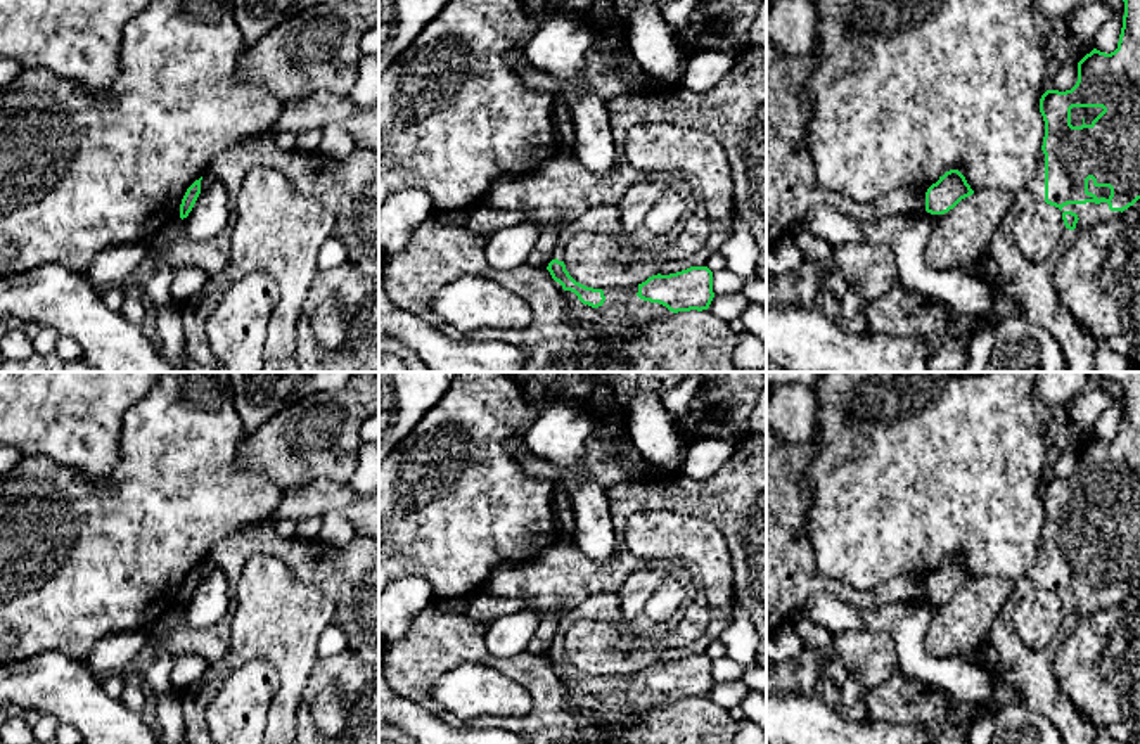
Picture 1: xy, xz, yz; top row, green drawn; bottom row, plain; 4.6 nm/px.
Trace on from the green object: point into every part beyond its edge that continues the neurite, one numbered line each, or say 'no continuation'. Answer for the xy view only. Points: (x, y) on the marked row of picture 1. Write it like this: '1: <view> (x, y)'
no continuation

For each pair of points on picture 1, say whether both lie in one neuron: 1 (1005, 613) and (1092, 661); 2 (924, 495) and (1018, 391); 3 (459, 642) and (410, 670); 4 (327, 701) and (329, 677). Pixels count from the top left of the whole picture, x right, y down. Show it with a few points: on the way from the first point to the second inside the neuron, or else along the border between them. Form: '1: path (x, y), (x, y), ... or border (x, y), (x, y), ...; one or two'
1: border (1054, 649), (1052, 672), (1061, 689); two
2: path (945, 469), (992, 417); one
3: path (447, 642), (438, 642), (422, 658); one
4: border (324, 687), (336, 687), (339, 691), (348, 724); two

